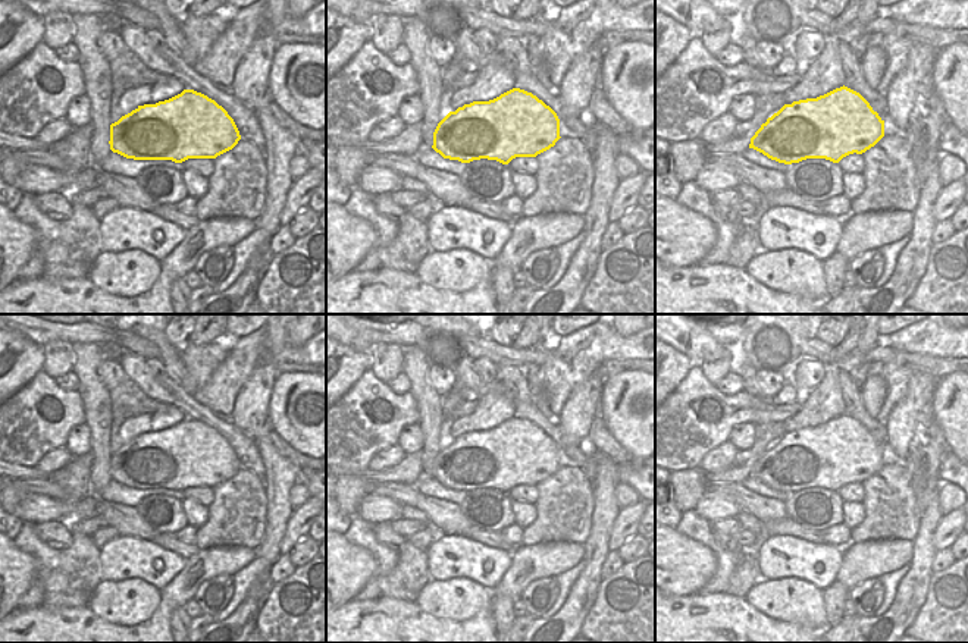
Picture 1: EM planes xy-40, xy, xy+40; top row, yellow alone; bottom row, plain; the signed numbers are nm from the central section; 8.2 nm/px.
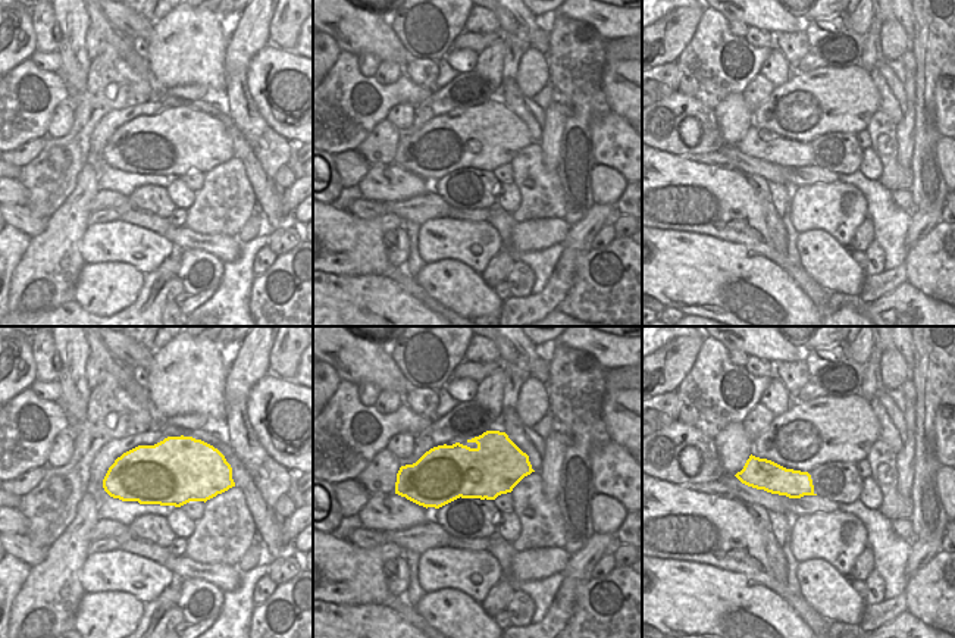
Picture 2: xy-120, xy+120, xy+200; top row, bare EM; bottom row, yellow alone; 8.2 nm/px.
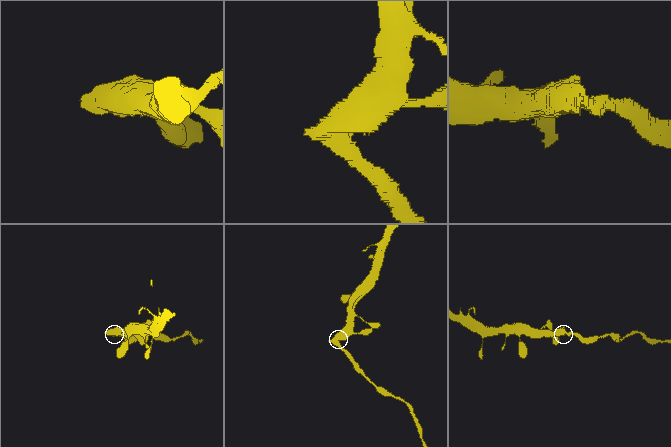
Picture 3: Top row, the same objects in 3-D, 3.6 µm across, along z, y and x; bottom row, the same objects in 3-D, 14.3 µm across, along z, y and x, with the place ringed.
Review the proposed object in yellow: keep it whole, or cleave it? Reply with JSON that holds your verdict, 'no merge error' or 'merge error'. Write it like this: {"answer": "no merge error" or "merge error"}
{"answer": "merge error"}

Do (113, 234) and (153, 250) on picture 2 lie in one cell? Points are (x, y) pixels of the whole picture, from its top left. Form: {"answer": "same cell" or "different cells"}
{"answer": "same cell"}

